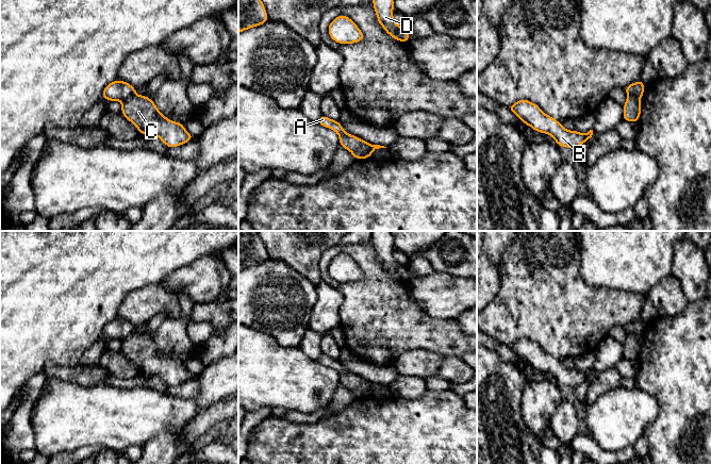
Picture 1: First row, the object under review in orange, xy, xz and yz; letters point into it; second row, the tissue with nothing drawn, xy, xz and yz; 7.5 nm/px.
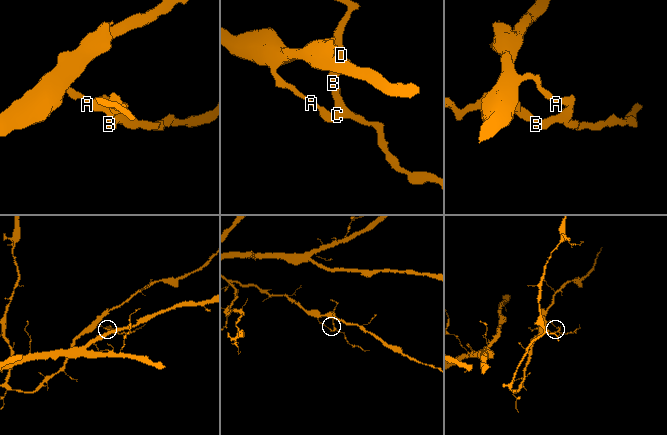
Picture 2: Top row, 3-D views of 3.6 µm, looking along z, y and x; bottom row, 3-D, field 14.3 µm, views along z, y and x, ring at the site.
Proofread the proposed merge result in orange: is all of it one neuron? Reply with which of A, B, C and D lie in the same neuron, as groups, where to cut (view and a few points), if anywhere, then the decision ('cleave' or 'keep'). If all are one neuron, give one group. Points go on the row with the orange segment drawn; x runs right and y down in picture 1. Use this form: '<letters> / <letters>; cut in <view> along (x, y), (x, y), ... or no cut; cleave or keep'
A / B C D; cut in xy along (134, 94), (121, 101); cleave

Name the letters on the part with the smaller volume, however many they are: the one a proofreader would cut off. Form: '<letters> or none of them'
B, C, D

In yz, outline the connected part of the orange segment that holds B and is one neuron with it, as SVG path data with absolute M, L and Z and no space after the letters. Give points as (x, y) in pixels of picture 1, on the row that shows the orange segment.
M520 99L508 109L534 131L552 136L558 146L574 150L588 142L593 135L593 130L584 134L576 130L566 130L561 122L546 115L539 105L527 99Z

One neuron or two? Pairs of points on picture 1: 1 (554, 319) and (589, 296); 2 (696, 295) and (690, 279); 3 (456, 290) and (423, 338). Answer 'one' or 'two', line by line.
1: one
2: one
3: two

